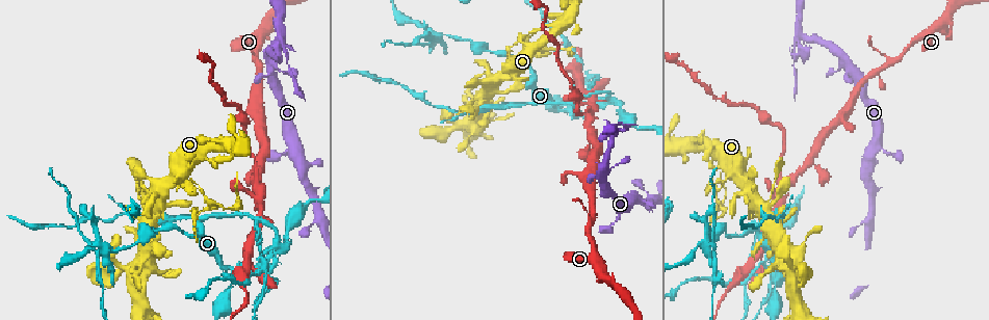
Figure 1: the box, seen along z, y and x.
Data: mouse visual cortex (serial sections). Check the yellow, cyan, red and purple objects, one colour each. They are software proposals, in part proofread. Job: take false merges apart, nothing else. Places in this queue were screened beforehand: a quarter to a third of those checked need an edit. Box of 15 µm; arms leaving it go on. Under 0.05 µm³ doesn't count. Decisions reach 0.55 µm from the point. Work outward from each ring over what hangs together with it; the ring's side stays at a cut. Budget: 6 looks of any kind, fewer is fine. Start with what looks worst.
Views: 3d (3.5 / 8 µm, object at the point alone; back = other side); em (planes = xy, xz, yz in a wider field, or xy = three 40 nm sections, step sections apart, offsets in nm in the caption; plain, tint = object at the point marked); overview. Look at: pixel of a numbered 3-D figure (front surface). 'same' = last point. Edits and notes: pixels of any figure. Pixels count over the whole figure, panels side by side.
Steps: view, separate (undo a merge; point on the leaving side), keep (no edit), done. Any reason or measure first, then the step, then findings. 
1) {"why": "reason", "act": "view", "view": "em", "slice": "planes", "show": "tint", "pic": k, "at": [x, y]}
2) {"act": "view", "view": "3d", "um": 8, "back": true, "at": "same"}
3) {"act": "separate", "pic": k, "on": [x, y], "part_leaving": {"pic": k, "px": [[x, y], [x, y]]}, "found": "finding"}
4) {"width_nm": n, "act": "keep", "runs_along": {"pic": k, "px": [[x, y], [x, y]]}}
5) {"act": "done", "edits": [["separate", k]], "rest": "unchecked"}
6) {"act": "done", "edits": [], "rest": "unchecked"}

{"act": "view", "view": "3d", "um": 3.5, "pic": 1, "at": [258, 266]}

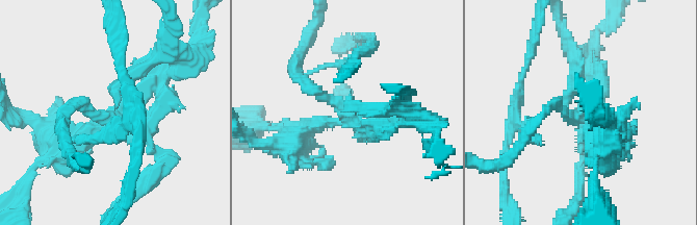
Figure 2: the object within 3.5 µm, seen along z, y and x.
{"act": "view", "view": "em", "slice": "xy", "step": 2, "show": "tint", "pic": 2, "at": [346, 123]}

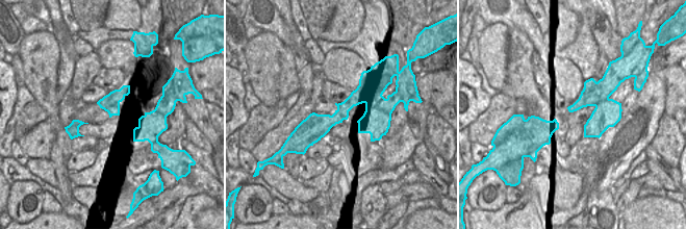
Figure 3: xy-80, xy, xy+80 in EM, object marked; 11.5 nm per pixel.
{"why": "cut it another way", "act": "view", "view": "em", "slice": "planes", "show": "tint", "at": "same"}

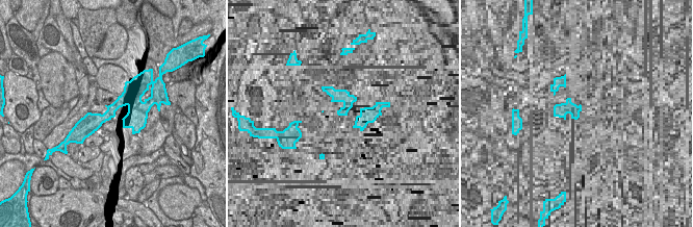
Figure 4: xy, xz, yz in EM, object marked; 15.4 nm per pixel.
{"act": "separate", "pic": 2, "on": [96, 117], "part_leaving": {"pic": 2, "px": [[75, 146], [133, 104], [152, 78]]}, "found": "a second cell is stuck on"}

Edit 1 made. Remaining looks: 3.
{"why": "redraw", "act": "view", "view": "overview"}

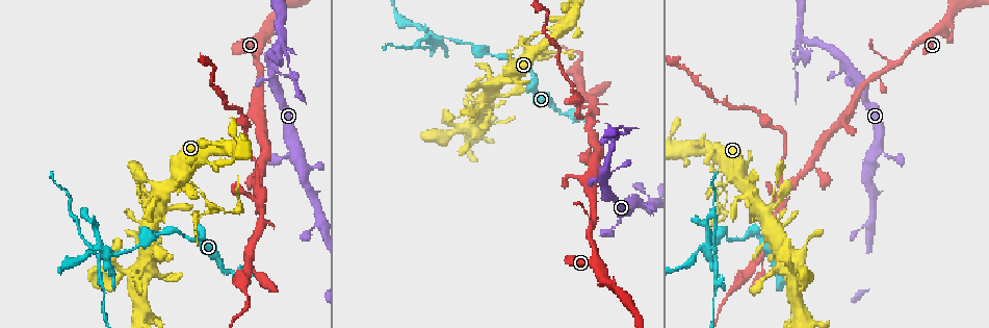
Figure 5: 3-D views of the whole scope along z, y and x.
{"act": "view", "view": "3d", "um": 3.5, "pic": 5, "at": [110, 253]}

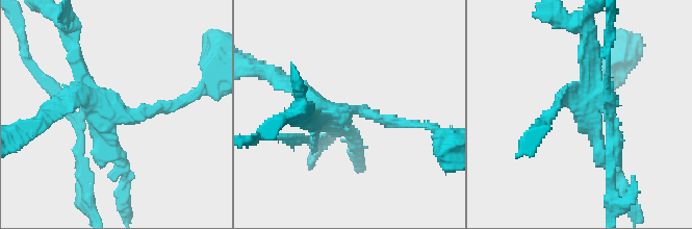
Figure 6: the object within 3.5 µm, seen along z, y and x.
{"why": "shape alone is not enough", "act": "view", "view": "em", "slice": "planes", "show": "tint", "pic": 6, "at": [581, 114]}

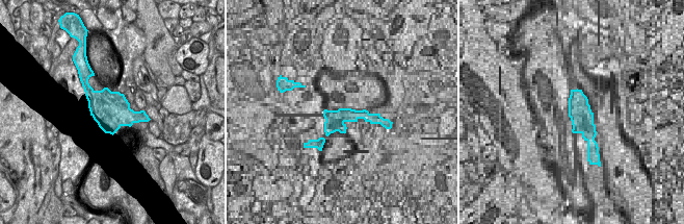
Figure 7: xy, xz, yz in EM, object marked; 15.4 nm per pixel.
{"width_nm": 600, "act": "keep", "runs_along": {"pic": 6, "px": [[415, 124], [326, 112], [297, 88]]}, "found": "one cell here"}

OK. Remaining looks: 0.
{"act": "done", "edits": [["separate", 2]], "rest": "unchecked"}

